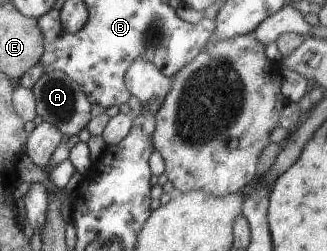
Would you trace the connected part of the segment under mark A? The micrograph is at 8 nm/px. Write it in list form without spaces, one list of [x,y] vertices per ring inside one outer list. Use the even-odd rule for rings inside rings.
[[[51,70],[43,72],[31,88],[35,100],[36,114],[44,122],[52,124],[64,136],[72,136],[84,128],[90,118],[91,104],[86,100],[80,87],[63,72]]]

